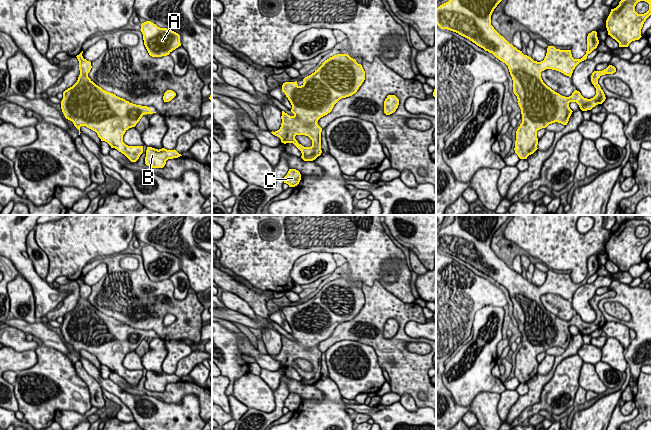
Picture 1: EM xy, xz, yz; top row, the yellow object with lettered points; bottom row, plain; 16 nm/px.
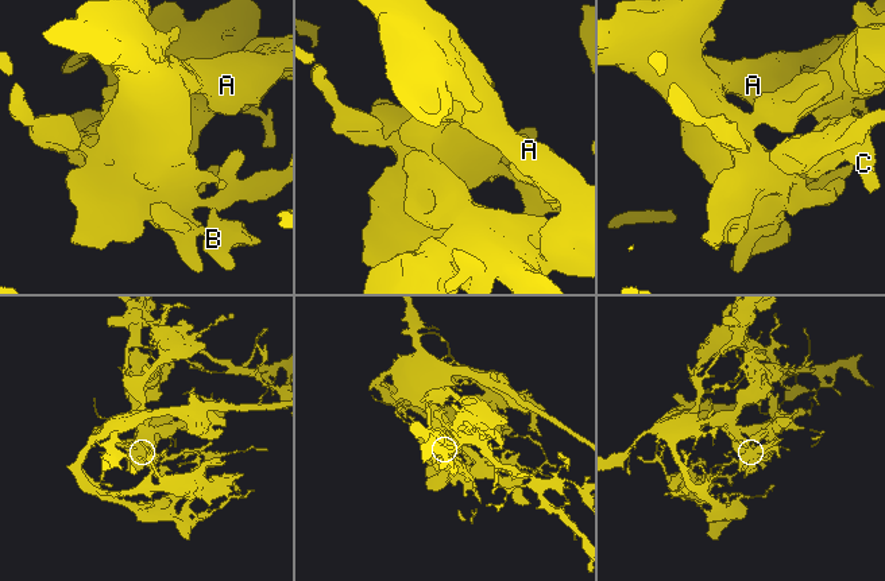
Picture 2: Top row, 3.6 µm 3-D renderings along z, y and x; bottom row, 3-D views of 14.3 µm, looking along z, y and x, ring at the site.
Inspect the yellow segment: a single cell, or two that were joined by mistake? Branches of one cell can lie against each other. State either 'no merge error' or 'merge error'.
merge error

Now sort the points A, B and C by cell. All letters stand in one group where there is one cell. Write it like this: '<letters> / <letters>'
A B / C

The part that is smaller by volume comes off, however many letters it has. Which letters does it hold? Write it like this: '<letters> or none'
C

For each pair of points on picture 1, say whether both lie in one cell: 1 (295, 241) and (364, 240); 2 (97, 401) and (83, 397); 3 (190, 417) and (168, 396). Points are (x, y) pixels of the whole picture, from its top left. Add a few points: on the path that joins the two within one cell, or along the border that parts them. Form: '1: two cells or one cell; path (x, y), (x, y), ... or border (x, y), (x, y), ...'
1: one cell; path (312, 248), (347, 249)
2: two cells; border (80, 378), (87, 386), (92, 406)
3: two cells; border (154, 396), (179, 403), (194, 394), (199, 410)

